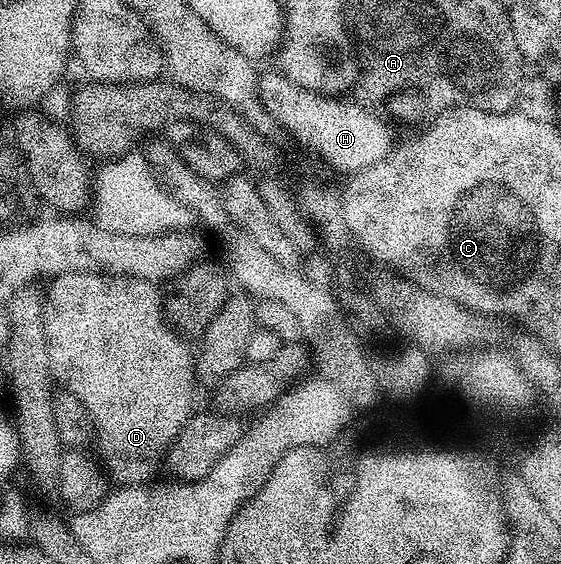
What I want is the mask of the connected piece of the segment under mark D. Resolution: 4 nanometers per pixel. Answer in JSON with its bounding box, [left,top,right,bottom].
[43,273,195,487]

